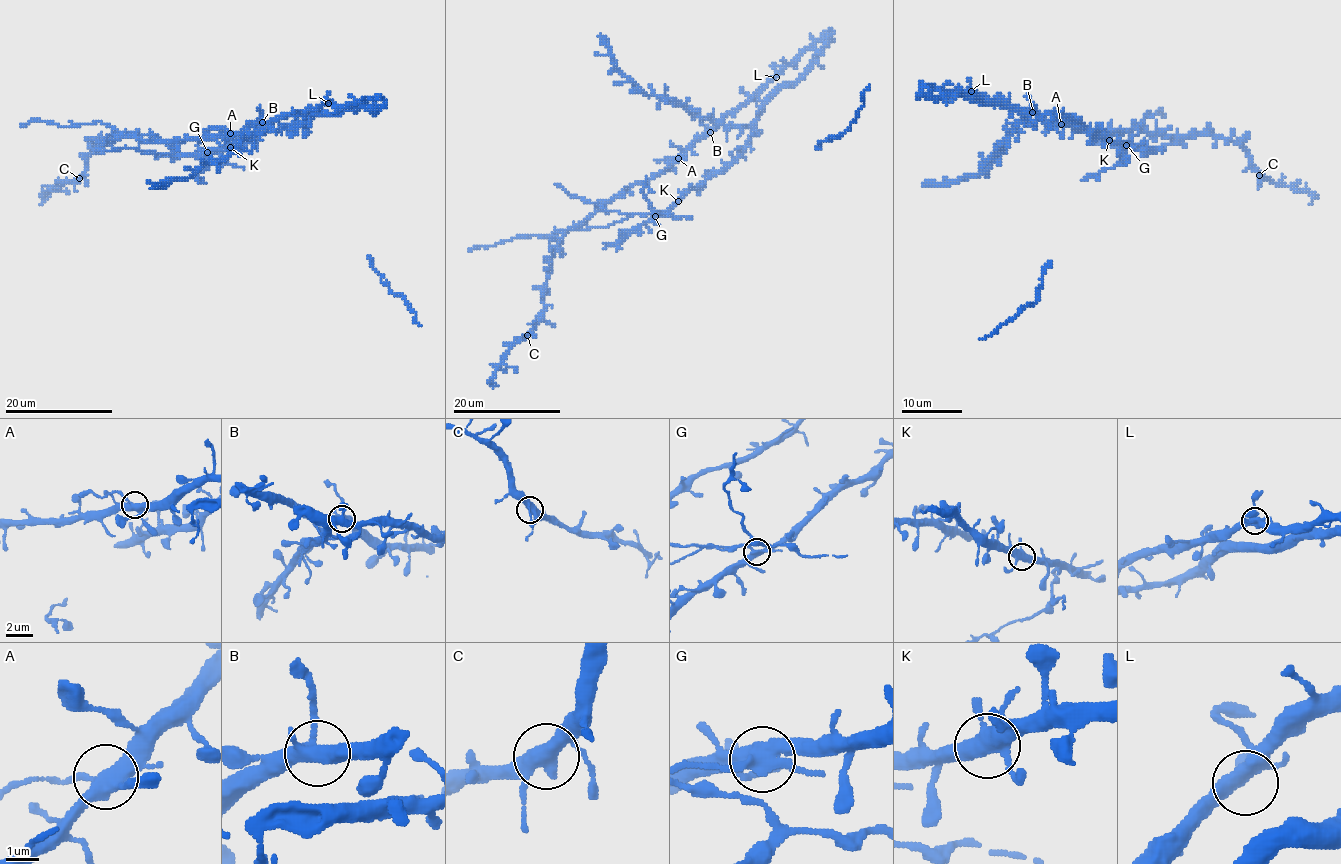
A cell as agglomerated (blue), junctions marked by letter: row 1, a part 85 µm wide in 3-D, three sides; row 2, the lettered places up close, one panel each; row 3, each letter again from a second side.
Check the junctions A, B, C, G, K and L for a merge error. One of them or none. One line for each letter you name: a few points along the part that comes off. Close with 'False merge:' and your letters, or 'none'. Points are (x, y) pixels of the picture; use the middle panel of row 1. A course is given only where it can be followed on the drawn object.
G: course (655, 216), (649, 213), (629, 216), (606, 228), (514, 237), (469, 251)
False merge: G

